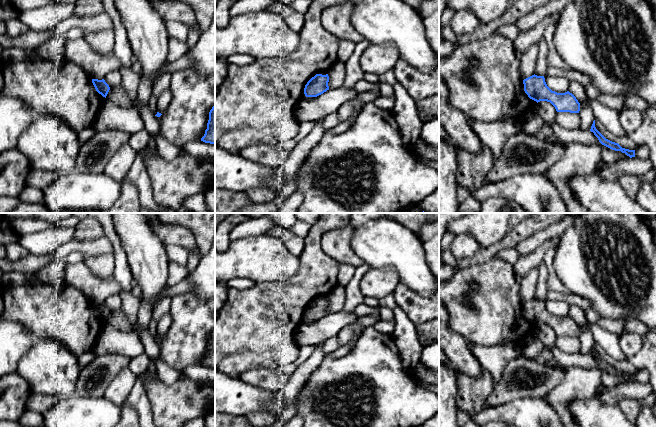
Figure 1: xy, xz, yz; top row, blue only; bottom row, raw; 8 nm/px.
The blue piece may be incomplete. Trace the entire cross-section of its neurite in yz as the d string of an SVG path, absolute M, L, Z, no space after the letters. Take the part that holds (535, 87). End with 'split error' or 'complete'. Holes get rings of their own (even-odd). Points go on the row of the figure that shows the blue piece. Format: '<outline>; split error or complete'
M532 75L523 80L524 91L528 97L537 103L550 102L557 112L579 113L580 103L569 91L557 93L546 84L544 76Z; complete

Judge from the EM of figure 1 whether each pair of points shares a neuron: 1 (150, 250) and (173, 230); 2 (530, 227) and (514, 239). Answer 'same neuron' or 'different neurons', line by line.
1: different neurons
2: same neuron

